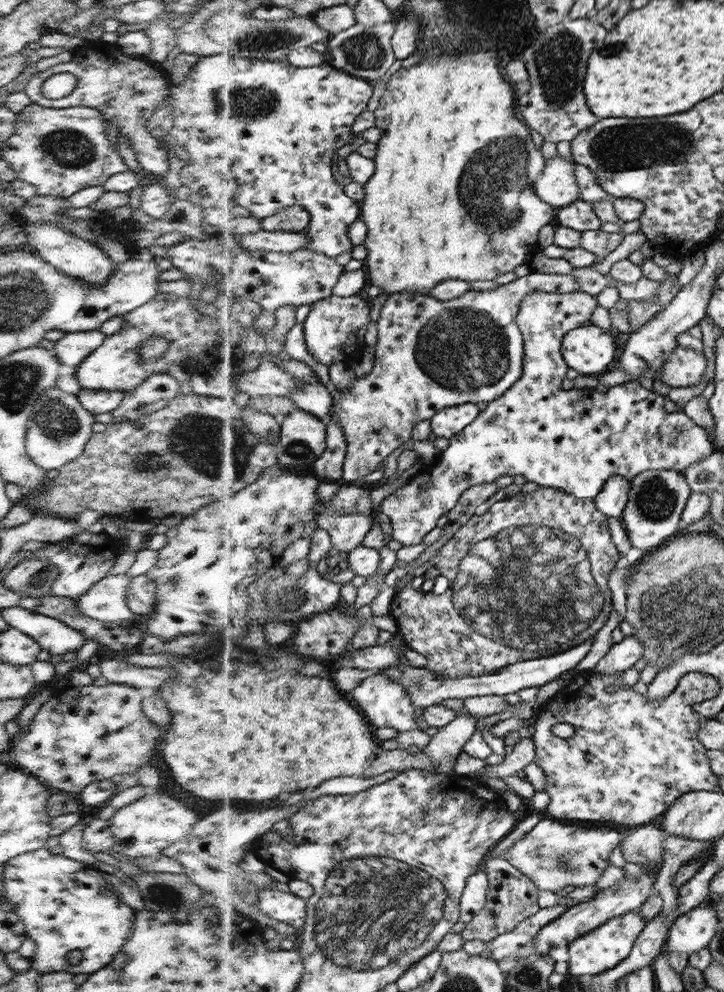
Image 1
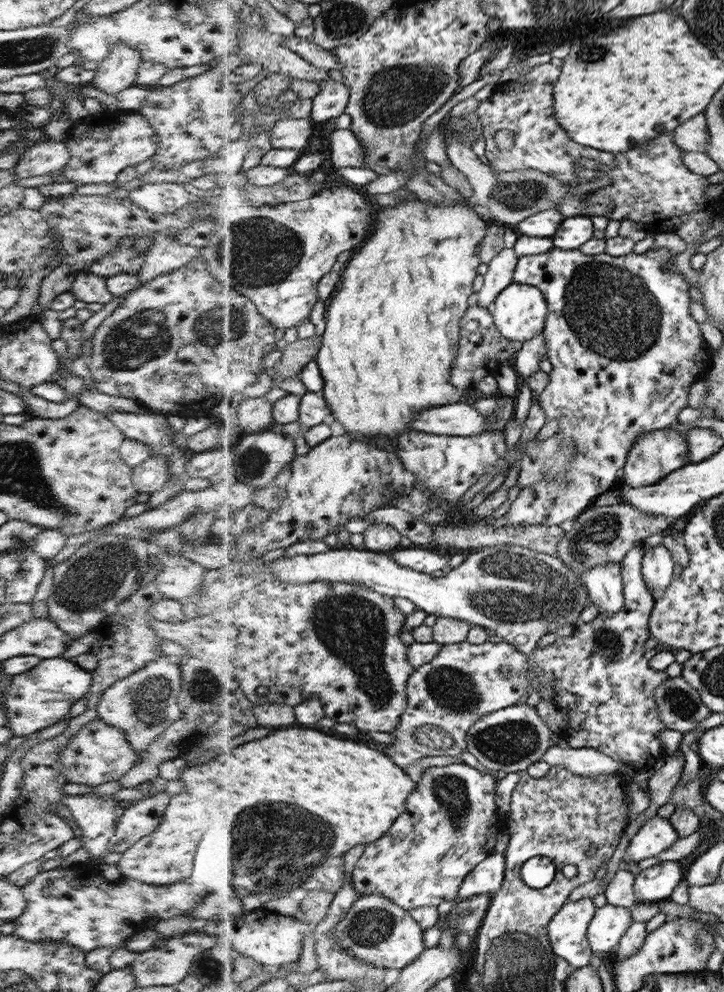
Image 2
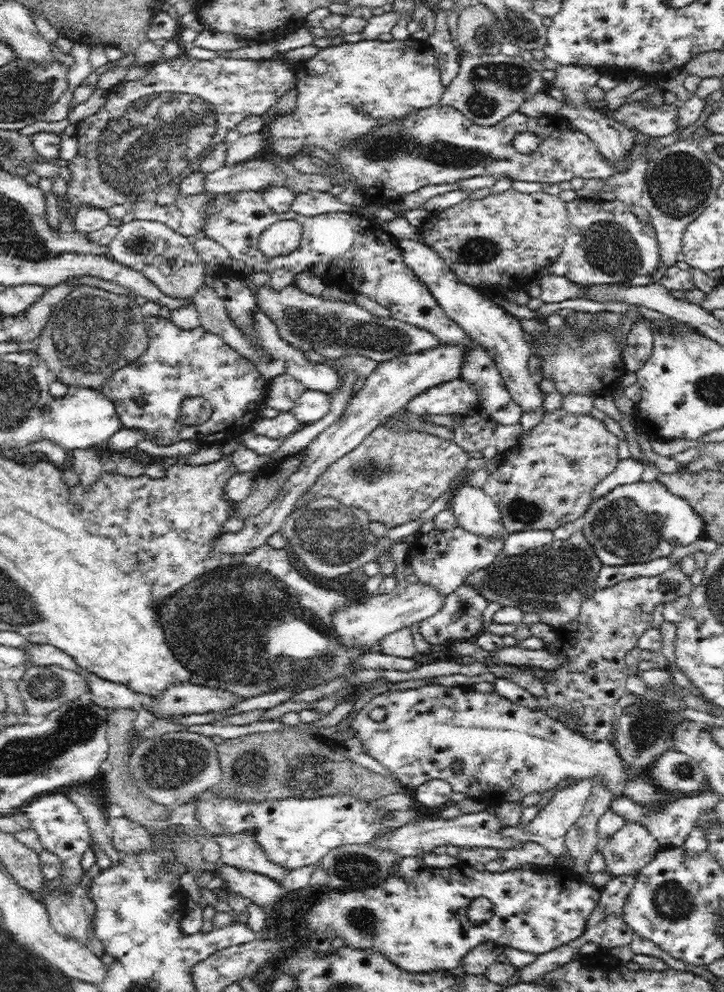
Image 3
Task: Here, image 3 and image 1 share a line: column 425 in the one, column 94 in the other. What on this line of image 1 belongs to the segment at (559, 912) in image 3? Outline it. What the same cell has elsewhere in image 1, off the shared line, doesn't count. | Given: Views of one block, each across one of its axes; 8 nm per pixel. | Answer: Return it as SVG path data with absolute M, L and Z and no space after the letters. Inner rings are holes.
M44 847L22 853L4 864L3 898L14 904L14 912L24 923L27 938L36 944L36 953L32 955L31 968L40 975L52 972L68 972L72 975L93 974L101 970L114 955L126 944L134 931L134 909L122 902L120 896L110 890L106 878L100 874L94 864L72 860L63 854L52 854ZM80 949L83 957L80 964L72 965L67 956L71 950Z

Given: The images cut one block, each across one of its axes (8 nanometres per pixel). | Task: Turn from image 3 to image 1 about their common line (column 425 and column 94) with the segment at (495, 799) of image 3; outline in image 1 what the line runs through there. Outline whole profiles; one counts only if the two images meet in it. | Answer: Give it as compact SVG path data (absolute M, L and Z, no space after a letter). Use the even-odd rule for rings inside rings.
M120 683L104 686L86 685L78 688L62 688L34 715L28 732L9 749L12 759L22 770L37 777L51 791L63 791L75 795L90 782L112 779L116 775L135 774L138 767L150 761L152 750L161 743L165 728L150 720L141 708L144 691Z

